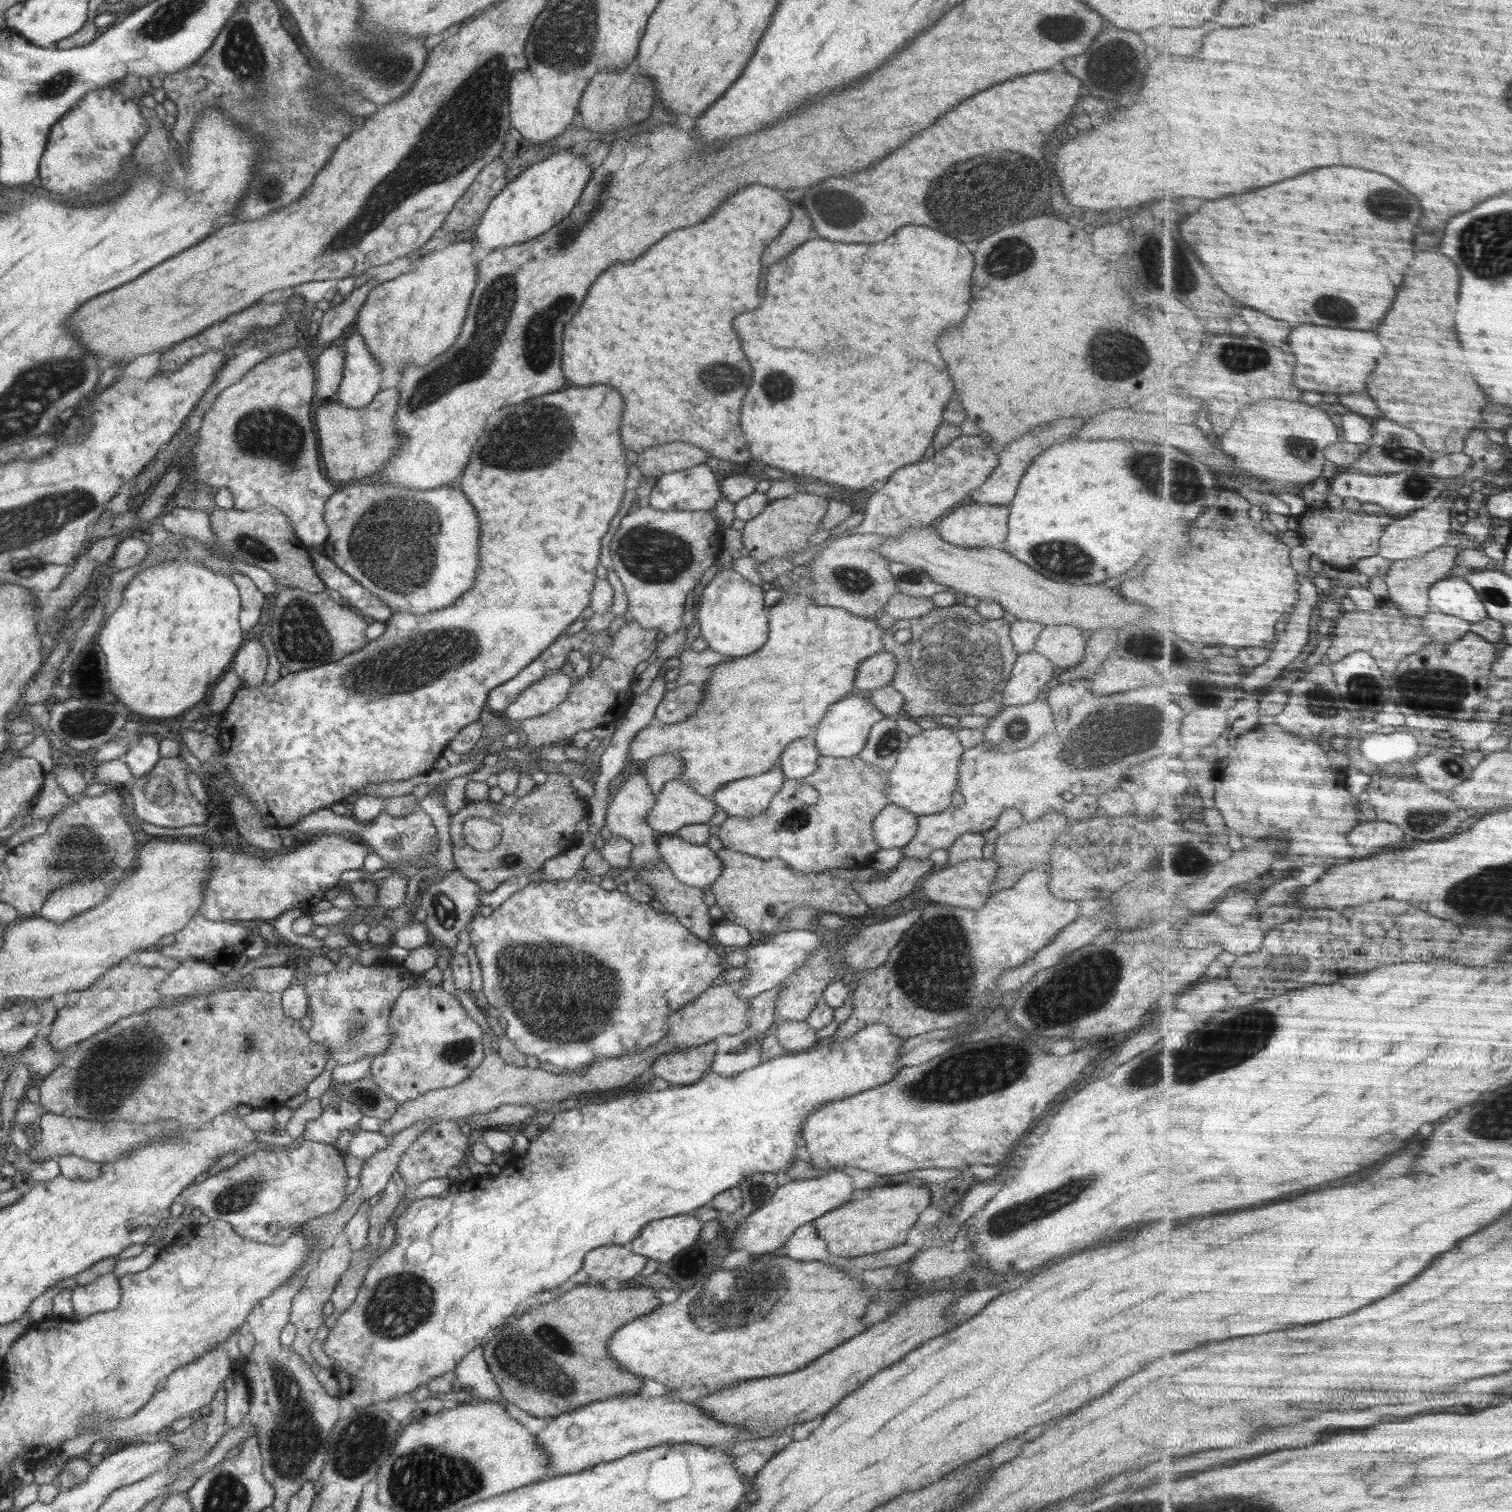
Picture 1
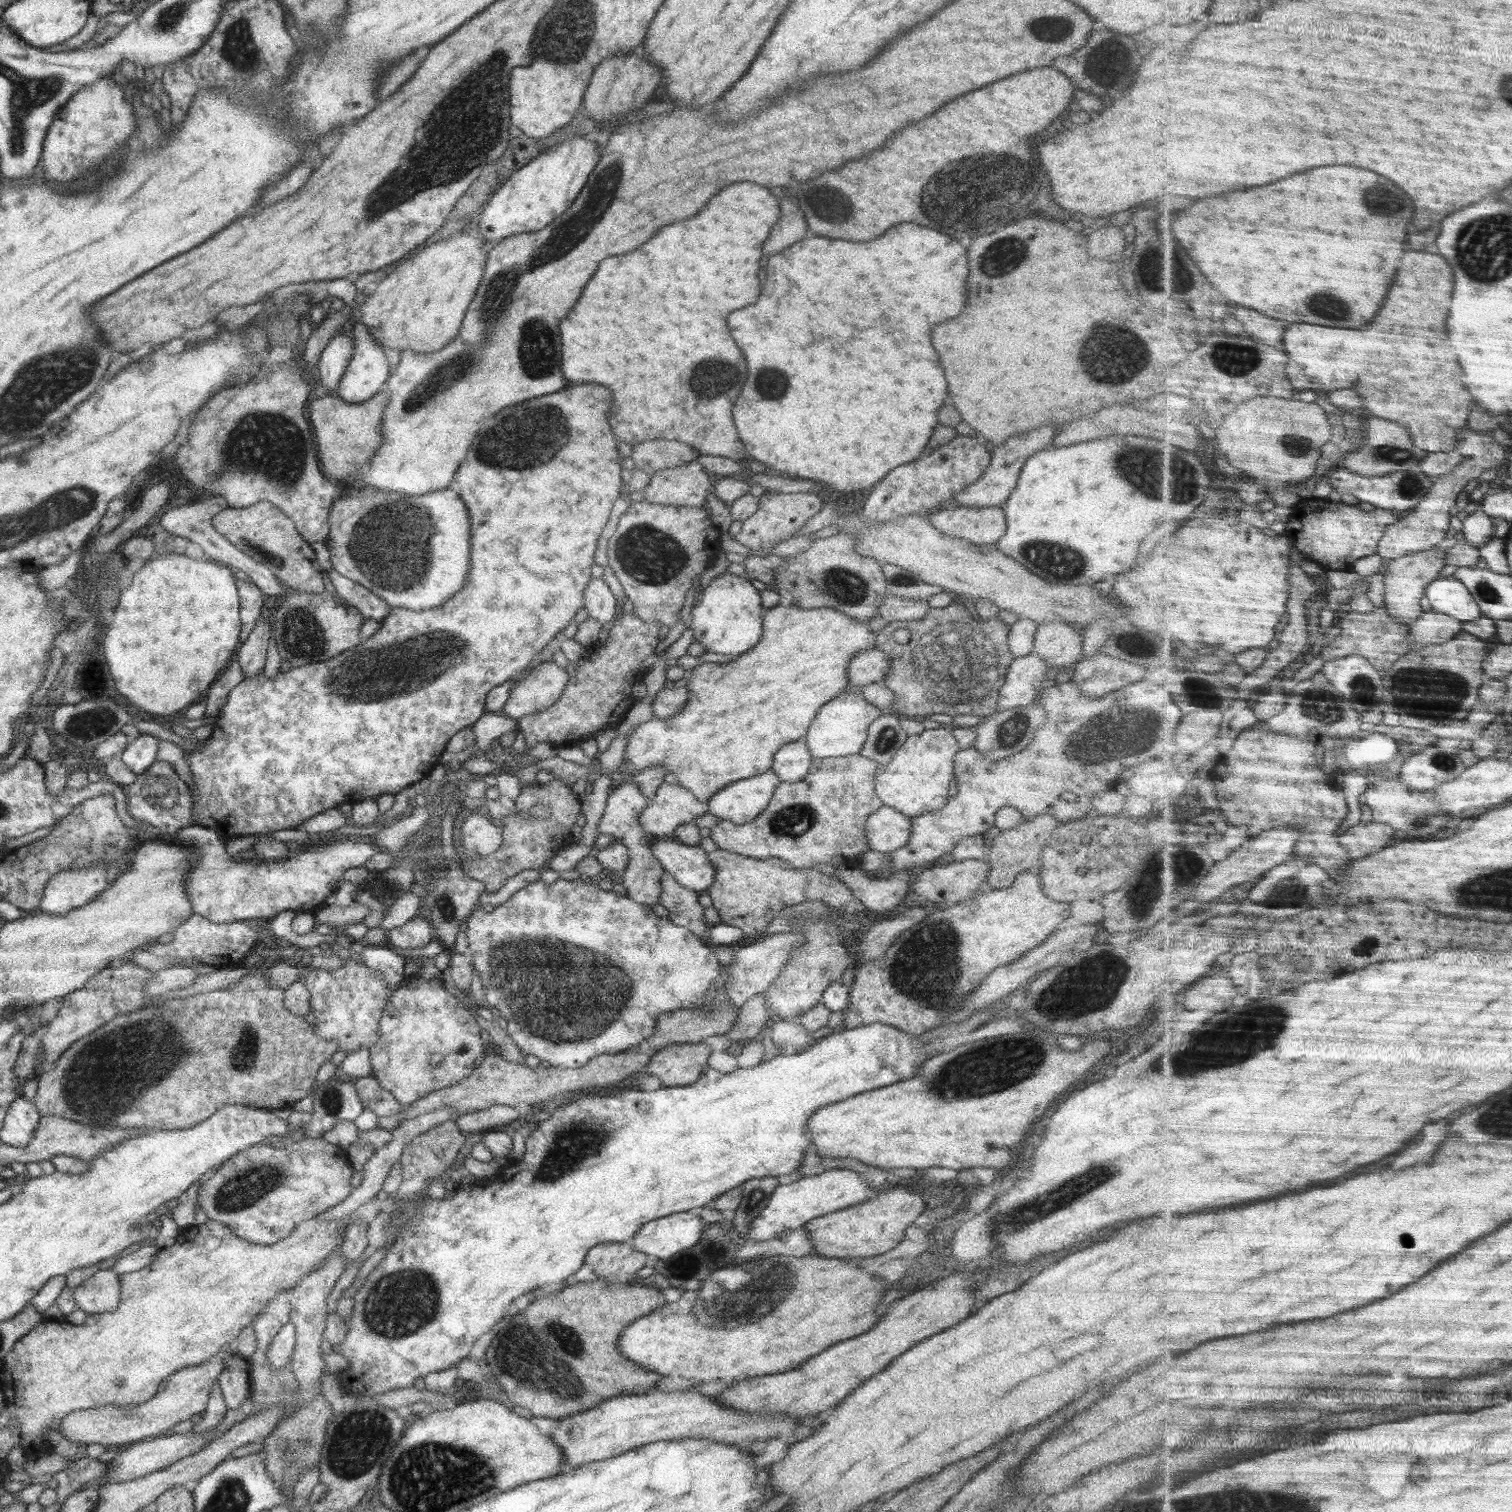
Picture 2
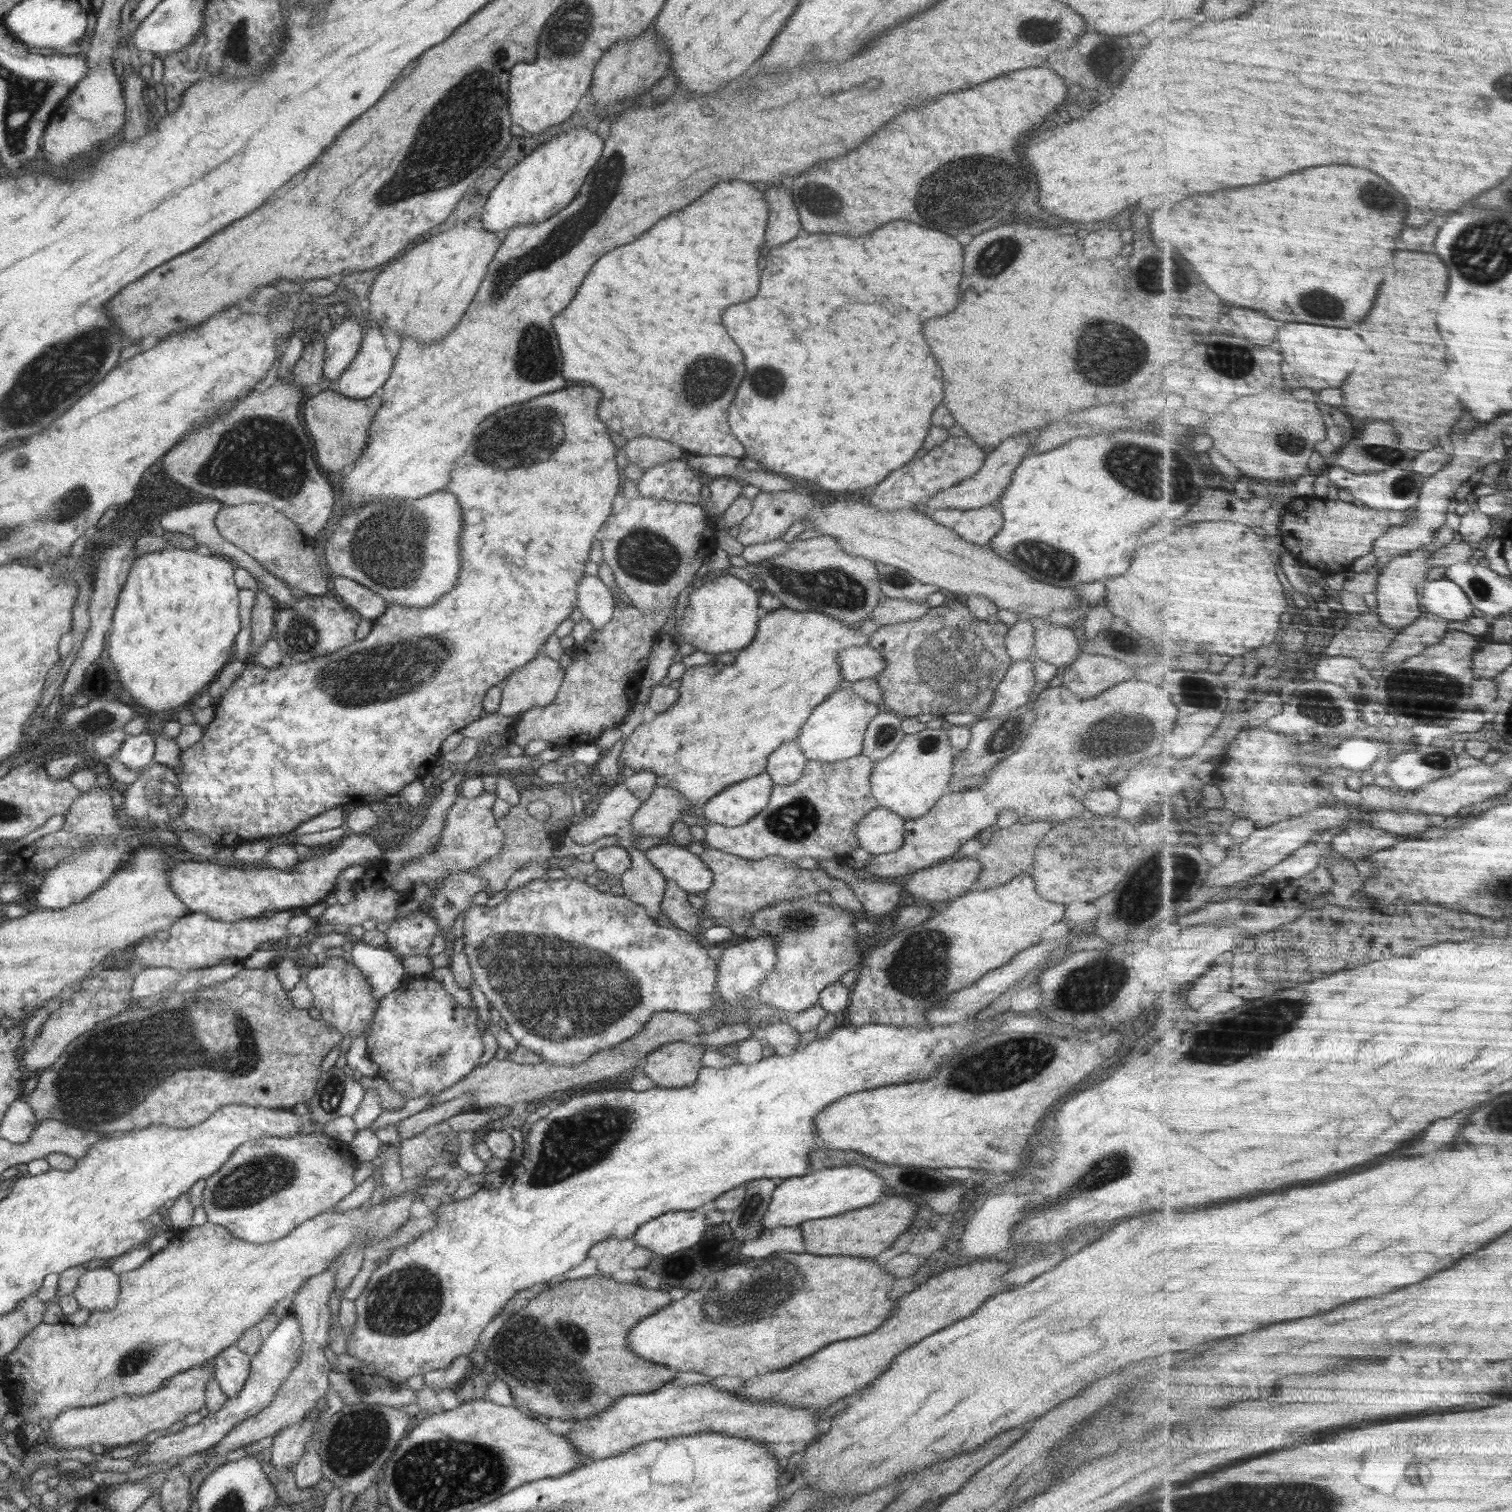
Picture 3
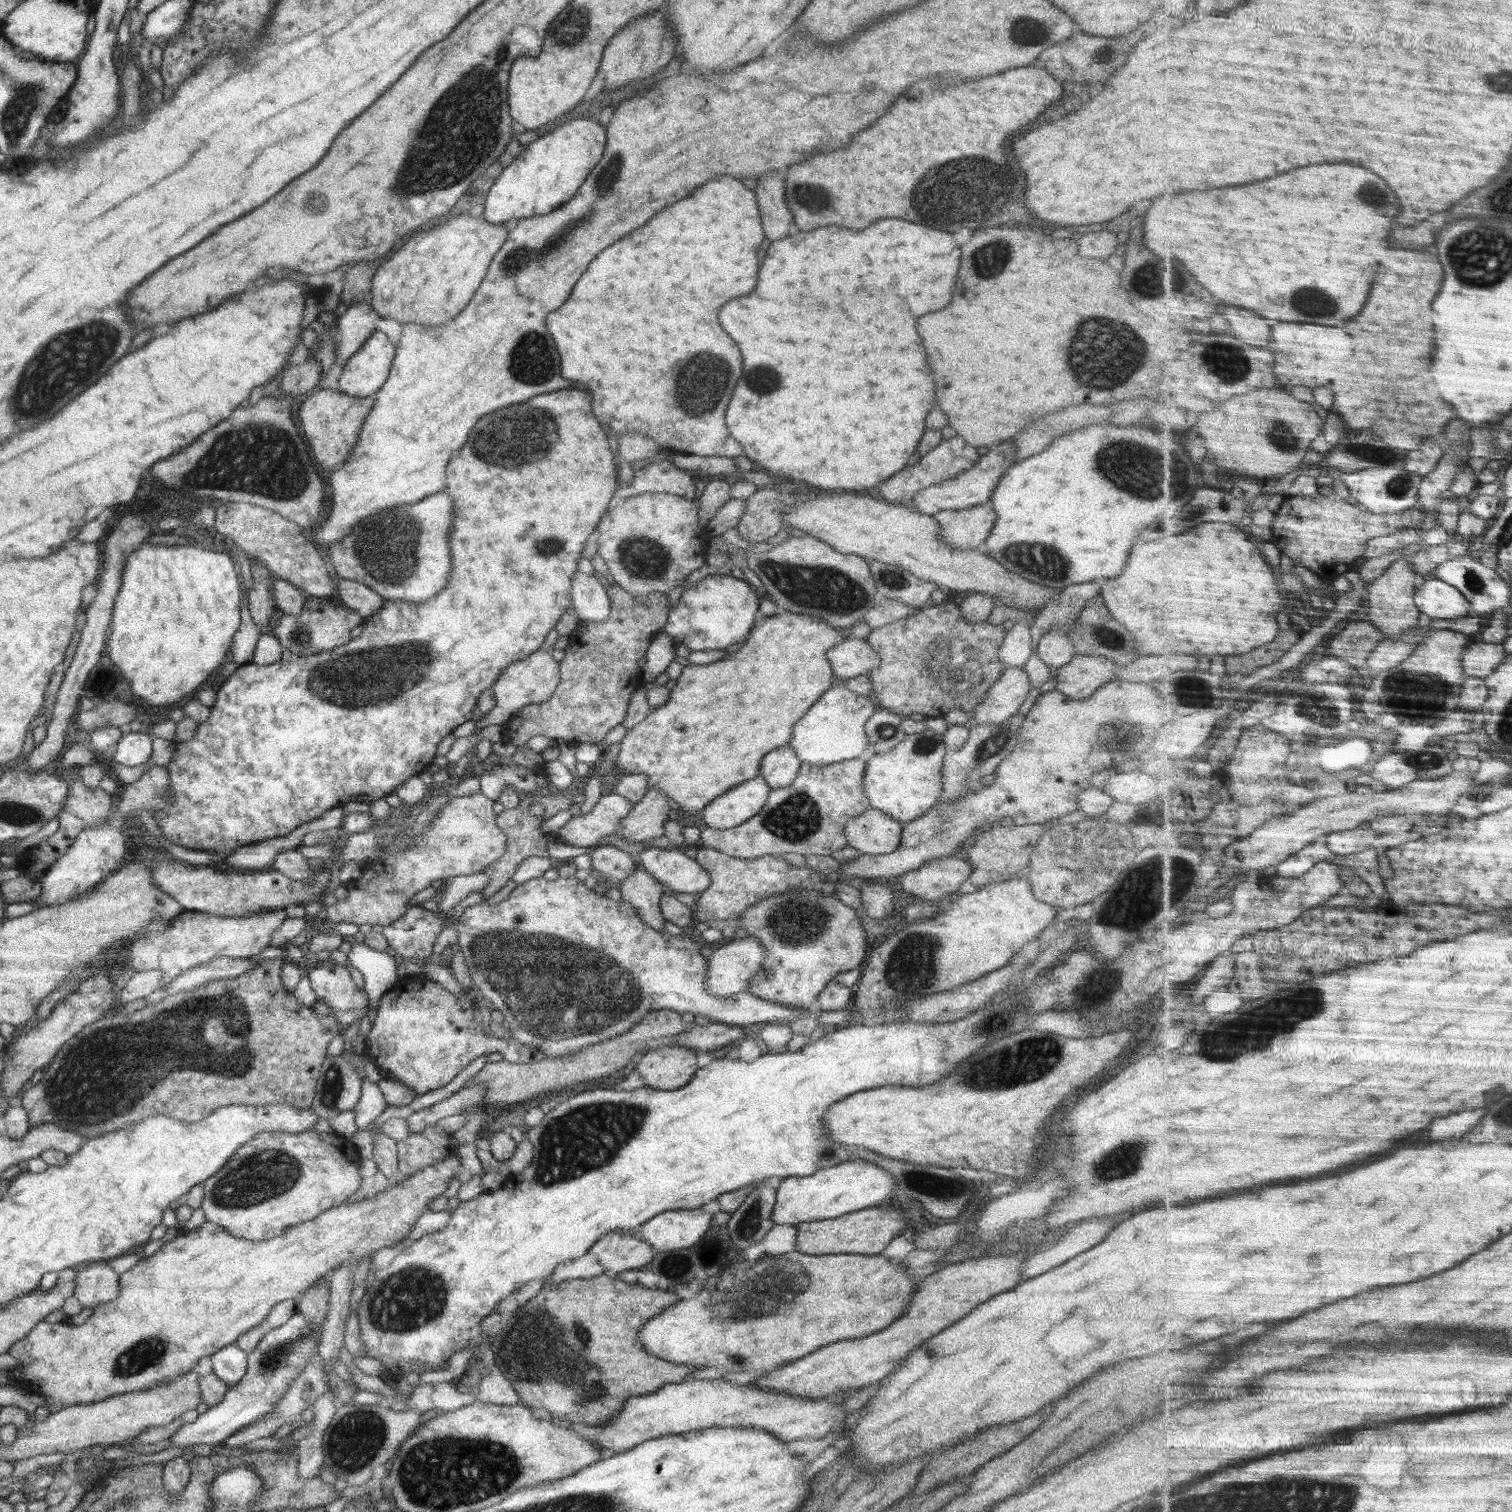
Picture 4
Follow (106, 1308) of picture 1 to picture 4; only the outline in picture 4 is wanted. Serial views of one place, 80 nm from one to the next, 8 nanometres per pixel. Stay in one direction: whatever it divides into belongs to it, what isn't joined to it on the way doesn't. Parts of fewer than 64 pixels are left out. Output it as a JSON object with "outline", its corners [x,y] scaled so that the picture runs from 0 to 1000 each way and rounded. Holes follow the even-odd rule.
{"outline":[[[65,834],[51,841],[49,858],[56,865],[63,866],[78,858],[79,843],[71,835]]]}

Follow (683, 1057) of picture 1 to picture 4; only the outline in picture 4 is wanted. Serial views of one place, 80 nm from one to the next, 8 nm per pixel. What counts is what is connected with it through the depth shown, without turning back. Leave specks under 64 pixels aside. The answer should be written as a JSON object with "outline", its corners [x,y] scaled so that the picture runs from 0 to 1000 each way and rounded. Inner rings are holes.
{"outline":[[[447,690],[429,694],[425,697],[420,709],[426,714],[426,719],[447,721],[456,716],[462,707],[460,694]]]}

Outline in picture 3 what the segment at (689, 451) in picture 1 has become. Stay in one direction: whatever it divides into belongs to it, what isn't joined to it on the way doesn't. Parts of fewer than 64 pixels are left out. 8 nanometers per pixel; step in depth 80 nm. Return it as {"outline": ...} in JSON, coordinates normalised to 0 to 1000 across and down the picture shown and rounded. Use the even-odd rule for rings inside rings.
{"outline":[[[419,290],[413,295],[413,300],[416,306],[427,310],[444,304],[451,304],[455,301],[450,295],[435,290]]]}

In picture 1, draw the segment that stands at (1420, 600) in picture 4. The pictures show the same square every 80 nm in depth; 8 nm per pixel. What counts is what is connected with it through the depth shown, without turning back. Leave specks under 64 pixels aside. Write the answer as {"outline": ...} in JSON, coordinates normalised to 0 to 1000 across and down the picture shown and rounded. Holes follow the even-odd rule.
{"outline":[[[966,380],[958,382],[946,389],[949,403],[965,407],[974,411],[980,411],[985,408],[978,391]]]}

